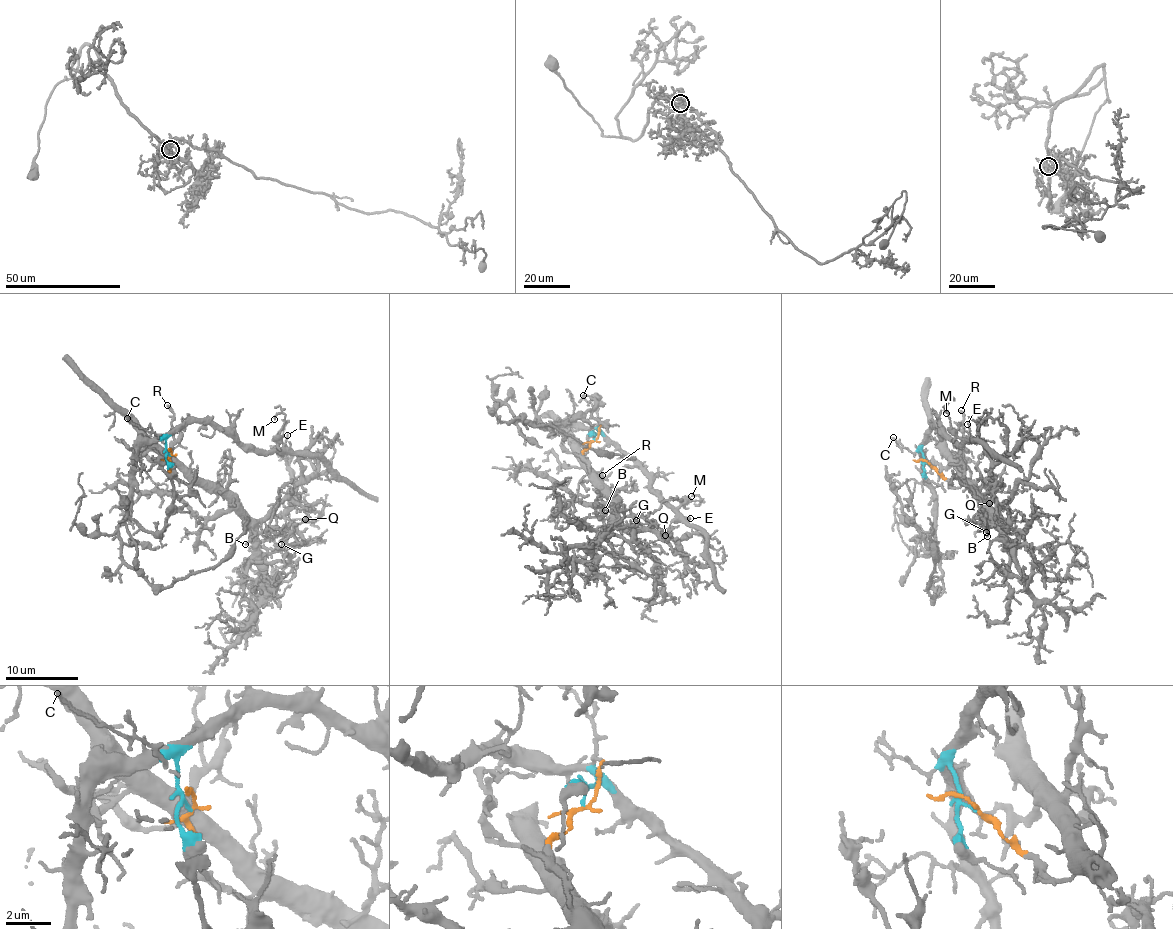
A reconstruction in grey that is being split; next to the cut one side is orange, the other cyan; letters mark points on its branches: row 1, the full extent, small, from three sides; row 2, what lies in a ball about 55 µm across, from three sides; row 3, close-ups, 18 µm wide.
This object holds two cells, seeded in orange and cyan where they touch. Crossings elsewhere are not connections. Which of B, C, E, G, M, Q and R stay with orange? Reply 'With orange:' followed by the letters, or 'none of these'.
With orange: B, G, Q, R

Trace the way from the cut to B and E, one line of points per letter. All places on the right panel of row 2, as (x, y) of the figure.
B: (929, 464), (954, 487), (967, 484), (988, 513), (987, 537)
E: (930, 464), (925, 460), (921, 448), (930, 429), (939, 426), (945, 435), (962, 444), (969, 435), (967, 423)

